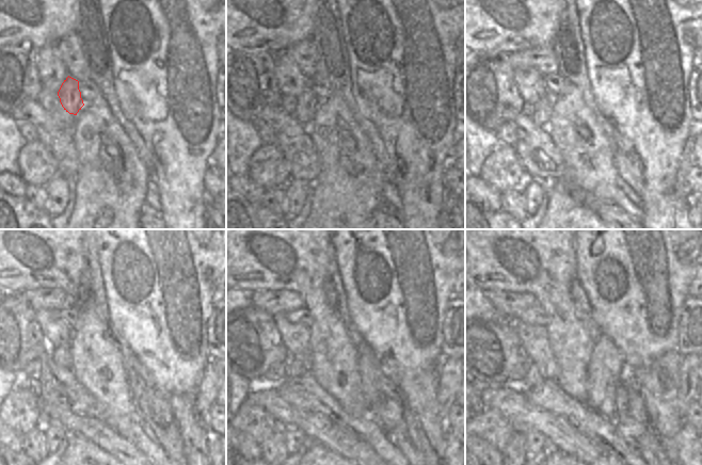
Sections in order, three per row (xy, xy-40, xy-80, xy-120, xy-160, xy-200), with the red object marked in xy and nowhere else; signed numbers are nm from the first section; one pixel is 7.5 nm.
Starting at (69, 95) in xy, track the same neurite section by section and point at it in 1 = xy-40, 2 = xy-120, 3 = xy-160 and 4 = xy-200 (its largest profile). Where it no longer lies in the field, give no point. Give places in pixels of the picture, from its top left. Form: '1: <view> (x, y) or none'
1: xy-40 (306, 102)
2: xy-120 (61, 355)
3: xy-160 (297, 367)
4: xy-200 (532, 379)

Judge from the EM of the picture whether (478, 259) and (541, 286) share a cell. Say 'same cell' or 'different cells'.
same cell

